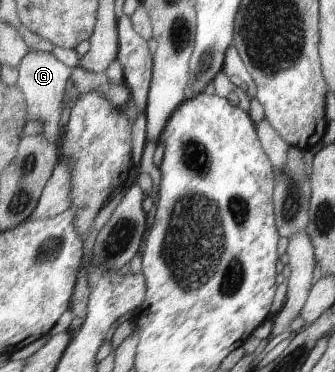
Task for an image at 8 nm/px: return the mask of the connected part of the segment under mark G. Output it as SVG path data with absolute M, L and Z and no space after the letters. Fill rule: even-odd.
M30 50L21 61L18 68L19 76L17 85L25 93L28 102L28 120L38 120L43 124L43 134L49 142L60 145L63 139L61 126L61 100L65 98L65 89L71 83L74 67L67 66L59 60L52 52Z

